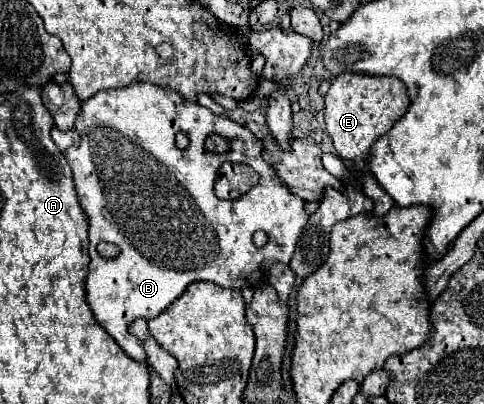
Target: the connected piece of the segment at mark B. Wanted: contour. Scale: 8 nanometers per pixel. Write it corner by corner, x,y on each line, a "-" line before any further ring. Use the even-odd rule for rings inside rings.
136,83
134,87
130,85
118,91
100,91
84,101
76,117
76,129
80,133
80,145
70,147
64,155
72,167
80,203
90,217
90,265
84,289
88,293
88,305
100,327
106,329
132,359
146,361
142,343
128,332
128,325
140,317
154,319
160,315
190,283
210,281
228,289
256,289
268,281
268,273
274,263
290,263
300,231
308,221
308,213
304,209
306,203
292,195
286,183
276,175
274,165
262,159
264,145
248,127
238,125
226,115
214,115
210,109
186,101
170,89
-
212,127
220,127
220,133
232,141
232,149
228,153
212,153
204,147
-
176,133
184,133
188,137
190,143
186,149
176,147
-
226,159
248,163
260,175
260,181
234,201
218,199
214,193
218,169
-
256,231
264,231
268,235
268,243
262,249
252,241
-
102,241
116,245
120,253
110,259
102,257
98,253
98,245

